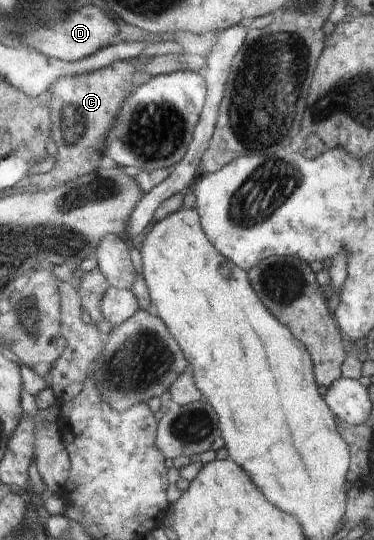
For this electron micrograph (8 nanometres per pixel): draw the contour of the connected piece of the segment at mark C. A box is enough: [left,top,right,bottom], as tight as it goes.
[30,60,136,190]

